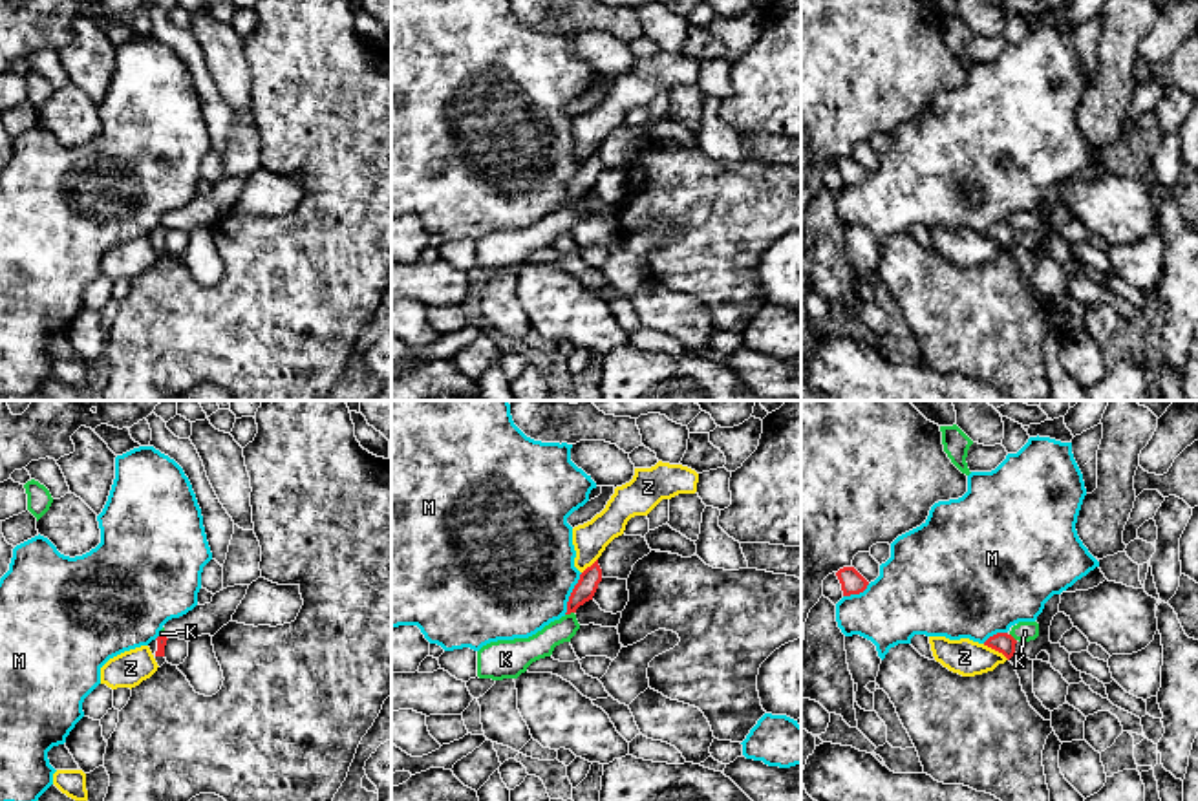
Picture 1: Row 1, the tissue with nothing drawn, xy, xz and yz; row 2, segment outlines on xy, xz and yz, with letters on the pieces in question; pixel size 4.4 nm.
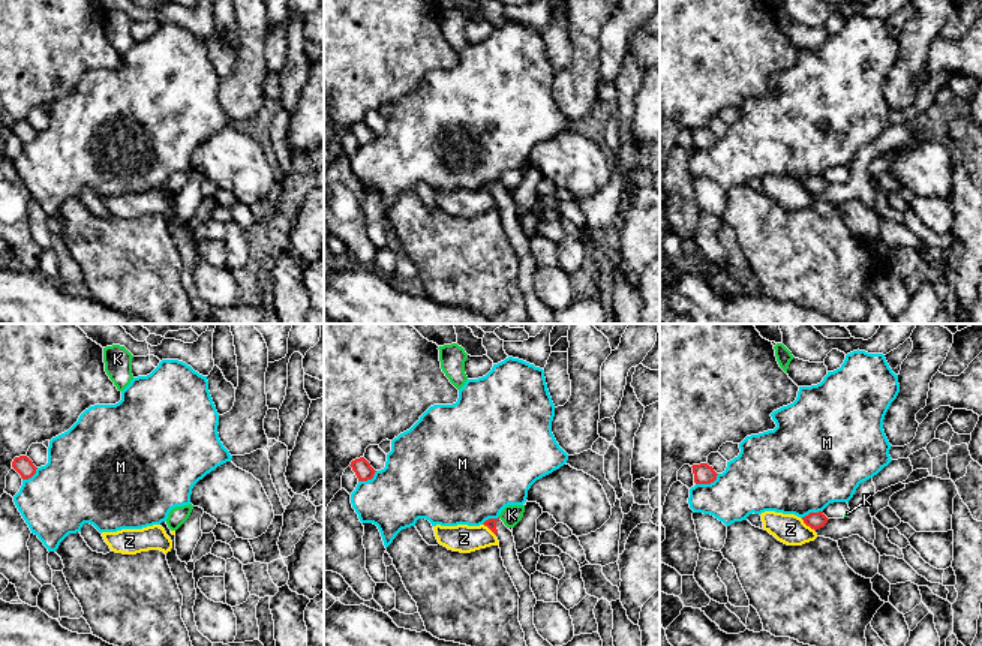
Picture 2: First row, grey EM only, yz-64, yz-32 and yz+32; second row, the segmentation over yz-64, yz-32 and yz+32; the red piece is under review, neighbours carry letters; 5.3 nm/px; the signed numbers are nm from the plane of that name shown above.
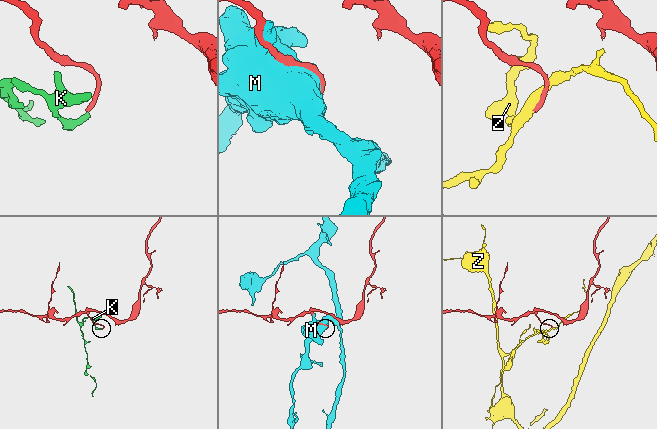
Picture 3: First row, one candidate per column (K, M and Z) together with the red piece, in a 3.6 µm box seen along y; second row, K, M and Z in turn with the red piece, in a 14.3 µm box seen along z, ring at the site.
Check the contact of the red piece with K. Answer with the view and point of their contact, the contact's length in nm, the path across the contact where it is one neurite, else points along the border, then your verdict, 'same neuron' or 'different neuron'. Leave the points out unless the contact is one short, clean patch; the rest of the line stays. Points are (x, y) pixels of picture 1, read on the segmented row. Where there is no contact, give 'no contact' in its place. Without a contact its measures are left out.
xz (569, 613) | 40 nm | along xz (573, 611), (566, 615) | different neuron

